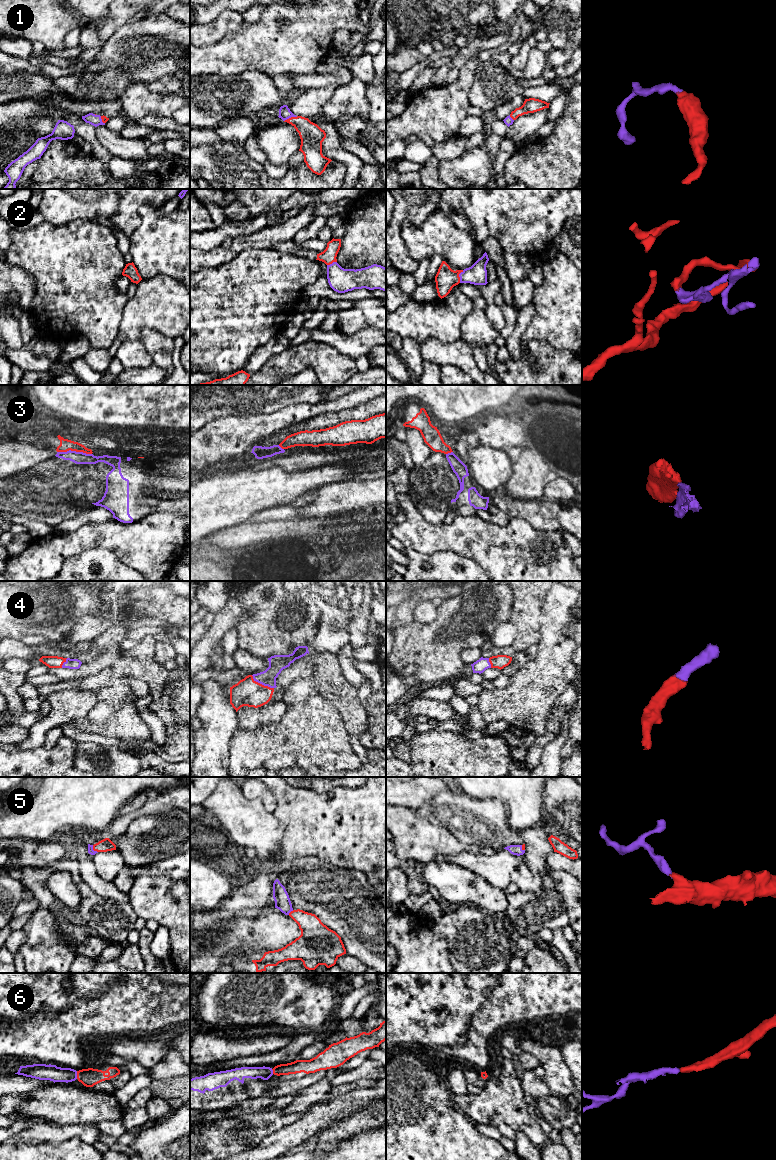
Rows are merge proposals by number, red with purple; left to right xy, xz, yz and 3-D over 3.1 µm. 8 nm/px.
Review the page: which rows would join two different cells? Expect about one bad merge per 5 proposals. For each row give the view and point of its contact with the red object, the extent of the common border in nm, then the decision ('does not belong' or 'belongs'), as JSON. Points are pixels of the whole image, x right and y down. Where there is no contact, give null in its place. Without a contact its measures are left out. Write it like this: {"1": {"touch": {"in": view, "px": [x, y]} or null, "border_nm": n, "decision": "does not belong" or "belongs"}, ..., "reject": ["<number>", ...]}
{"1": {"touch": {"in": "xz", "px": [291, 117]}, "border_nm": 120, "decision": "belongs"}, "2": {"touch": {"in": "yz", "px": [458, 276]}, "border_nm": 110, "decision": "belongs"}, "3": {"touch": {"in": "xy", "px": [74, 450]}, "border_nm": 280, "decision": "does not belong"}, "4": {"touch": {"in": "xz", "px": [261, 684]}, "border_nm": 220, "decision": "belongs"}, "5": {"touch": {"in": "xy", "px": [93, 849]}, "border_nm": 80, "decision": "belongs"}, "6": {"touch": {"in": "xy", "px": [77, 1075]}, "border_nm": 60, "decision": "belongs"}, "reject": ["3"]}

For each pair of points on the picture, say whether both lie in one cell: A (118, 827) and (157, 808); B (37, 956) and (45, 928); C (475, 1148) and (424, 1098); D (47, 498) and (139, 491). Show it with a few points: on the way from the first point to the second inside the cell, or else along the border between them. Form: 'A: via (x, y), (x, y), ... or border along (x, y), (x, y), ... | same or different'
A: via (128, 818), (147, 810) | same
B: via (42, 949), (44, 935) | same
C: via (462, 1138), (435, 1111) | same
D: via (70, 491), (116, 491) | same

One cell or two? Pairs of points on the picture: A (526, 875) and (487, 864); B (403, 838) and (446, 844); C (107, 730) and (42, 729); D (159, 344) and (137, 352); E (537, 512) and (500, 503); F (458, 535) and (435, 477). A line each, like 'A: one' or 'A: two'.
A: two
B: one
C: one
D: two
E: one
F: two

